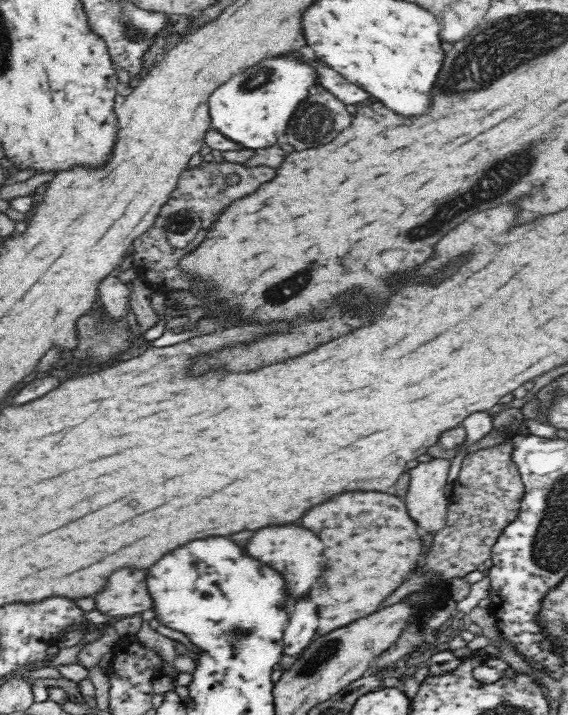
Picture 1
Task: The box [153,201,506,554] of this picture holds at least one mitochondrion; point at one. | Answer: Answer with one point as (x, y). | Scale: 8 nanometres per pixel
(287, 289)

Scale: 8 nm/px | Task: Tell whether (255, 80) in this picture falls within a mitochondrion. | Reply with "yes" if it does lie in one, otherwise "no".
yes

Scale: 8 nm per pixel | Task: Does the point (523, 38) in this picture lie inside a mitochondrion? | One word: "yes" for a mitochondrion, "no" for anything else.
yes

